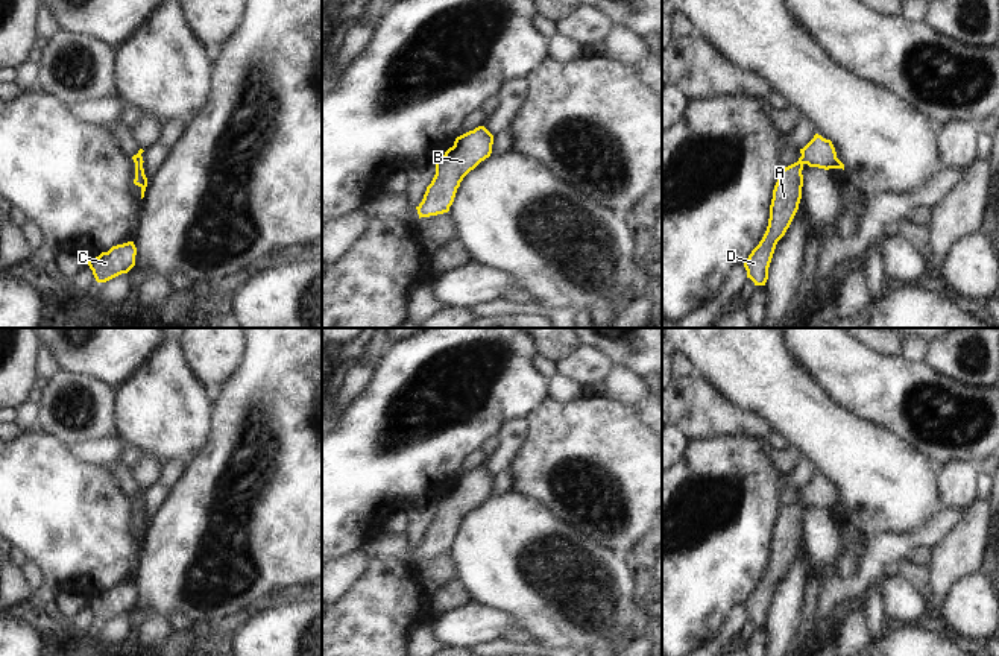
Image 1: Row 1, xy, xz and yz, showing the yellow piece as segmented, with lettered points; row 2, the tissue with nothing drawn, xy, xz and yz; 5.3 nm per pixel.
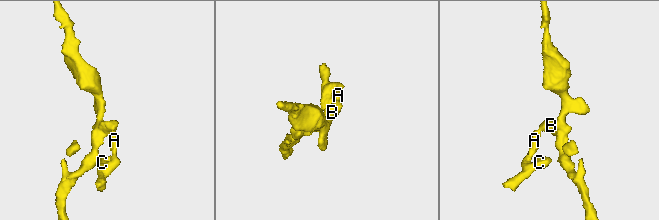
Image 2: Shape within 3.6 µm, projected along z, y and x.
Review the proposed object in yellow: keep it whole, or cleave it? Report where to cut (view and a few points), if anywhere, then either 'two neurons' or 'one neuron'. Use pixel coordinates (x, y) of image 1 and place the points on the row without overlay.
cut none; one neuron

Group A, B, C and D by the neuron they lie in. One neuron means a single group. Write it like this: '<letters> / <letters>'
A B C D

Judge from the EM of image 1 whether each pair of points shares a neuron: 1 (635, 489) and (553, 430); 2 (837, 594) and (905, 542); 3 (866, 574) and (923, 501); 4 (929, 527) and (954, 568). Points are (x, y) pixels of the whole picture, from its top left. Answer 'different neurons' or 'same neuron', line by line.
1: same neuron
2: same neuron
3: different neurons
4: different neurons

